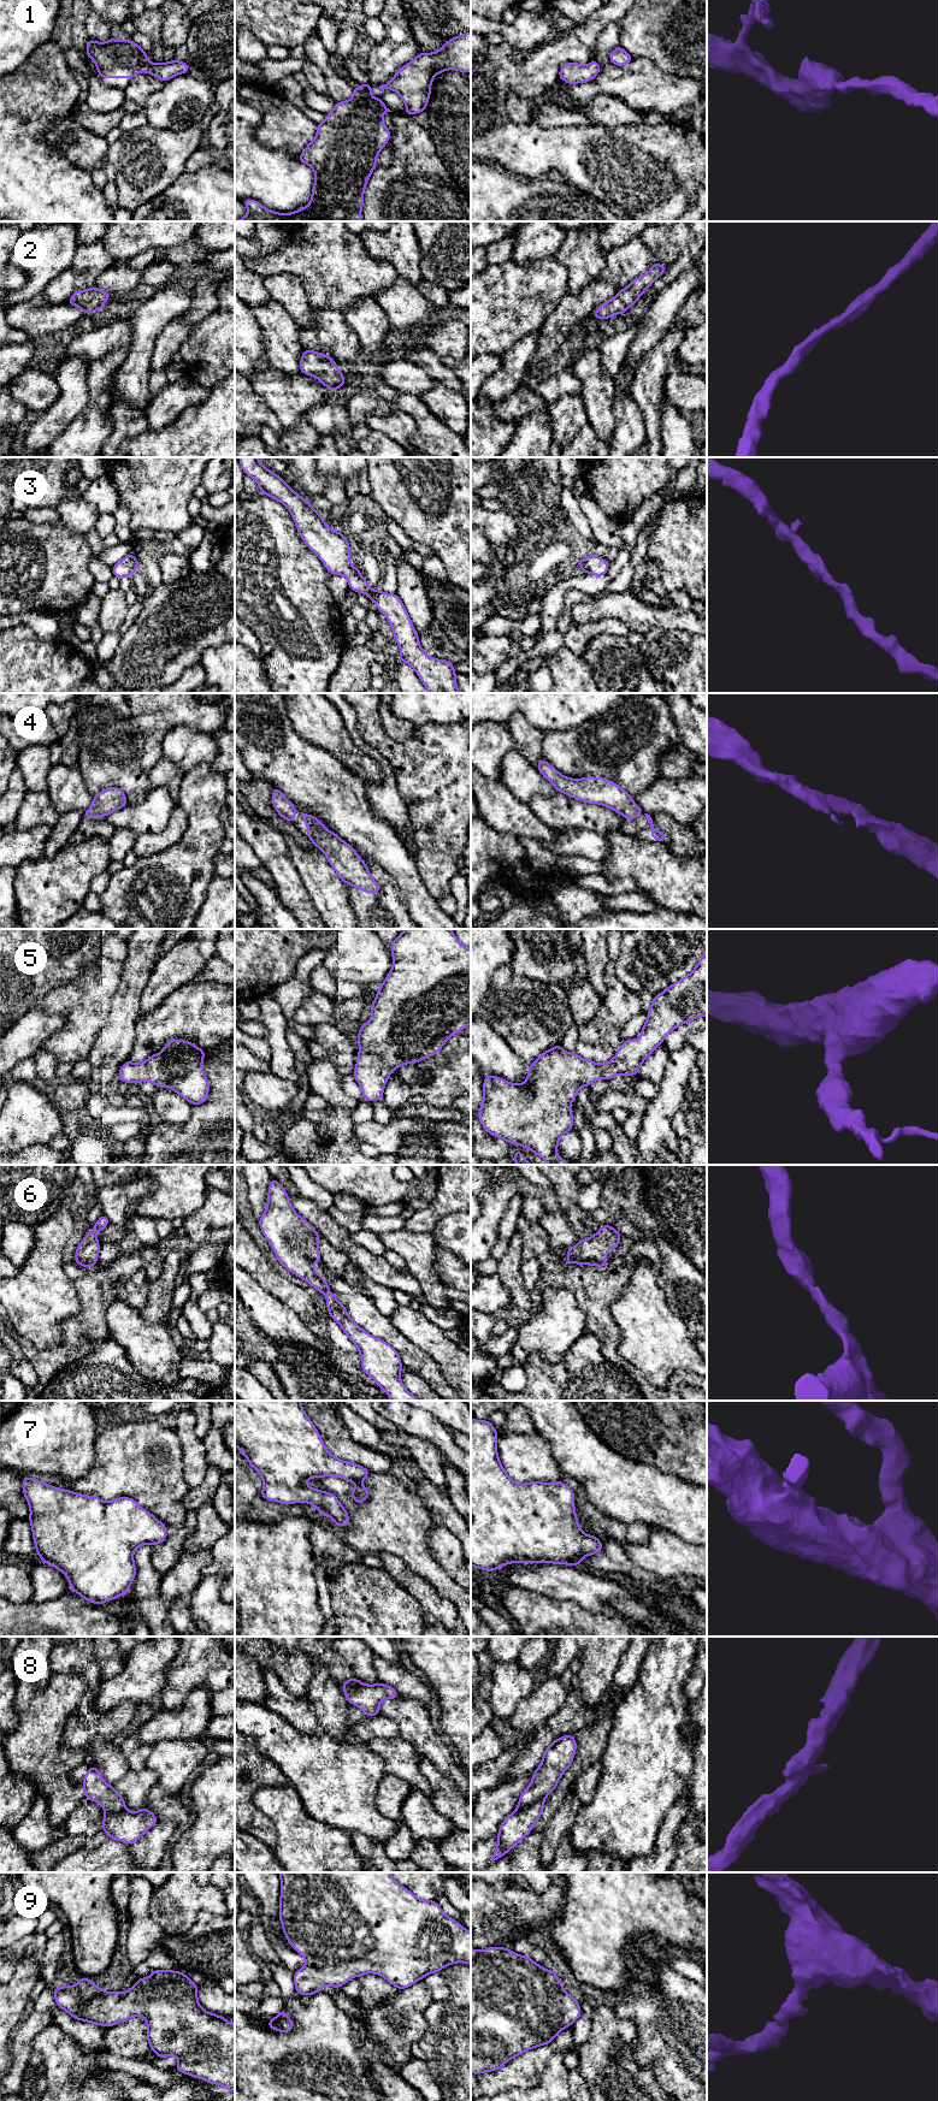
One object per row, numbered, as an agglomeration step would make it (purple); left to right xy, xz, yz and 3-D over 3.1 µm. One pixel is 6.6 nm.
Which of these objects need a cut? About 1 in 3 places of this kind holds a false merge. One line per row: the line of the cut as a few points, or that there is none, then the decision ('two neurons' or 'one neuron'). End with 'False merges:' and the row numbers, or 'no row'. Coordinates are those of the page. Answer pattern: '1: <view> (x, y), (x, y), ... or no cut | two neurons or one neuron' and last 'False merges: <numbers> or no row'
1: no cut | one neuron
2: no cut | one neuron
3: no cut | one neuron
4: no cut | one neuron
5: no cut | one neuron
6: no cut | one neuron
7: no cut | one neuron
8: yz (543, 1798), (517, 1810) | two neurons
9: no cut | one neuron
False merges: 8

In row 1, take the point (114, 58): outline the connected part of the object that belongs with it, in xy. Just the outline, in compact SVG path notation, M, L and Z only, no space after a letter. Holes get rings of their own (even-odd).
M88 39L85 54L90 57L101 78L134 78L144 71L166 83L170 78L188 73L189 64L179 60L149 63L146 51L129 41L110 39L96 42Z

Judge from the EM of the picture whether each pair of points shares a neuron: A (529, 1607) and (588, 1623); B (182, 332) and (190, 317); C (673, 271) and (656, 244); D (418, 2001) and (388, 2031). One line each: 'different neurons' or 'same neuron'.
A: same neuron
B: different neurons
C: different neurons
D: same neuron

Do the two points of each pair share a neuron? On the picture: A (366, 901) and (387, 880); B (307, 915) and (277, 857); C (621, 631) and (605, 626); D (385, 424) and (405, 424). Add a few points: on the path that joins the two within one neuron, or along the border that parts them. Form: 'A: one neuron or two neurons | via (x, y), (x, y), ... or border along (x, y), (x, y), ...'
A: one neuron | via (373, 899), (387, 887)
B: one neuron | via (296, 900), (283, 871)
C: one neuron | via (618, 628), (608, 626)
D: one neuron | via (390, 424), (400, 424)

